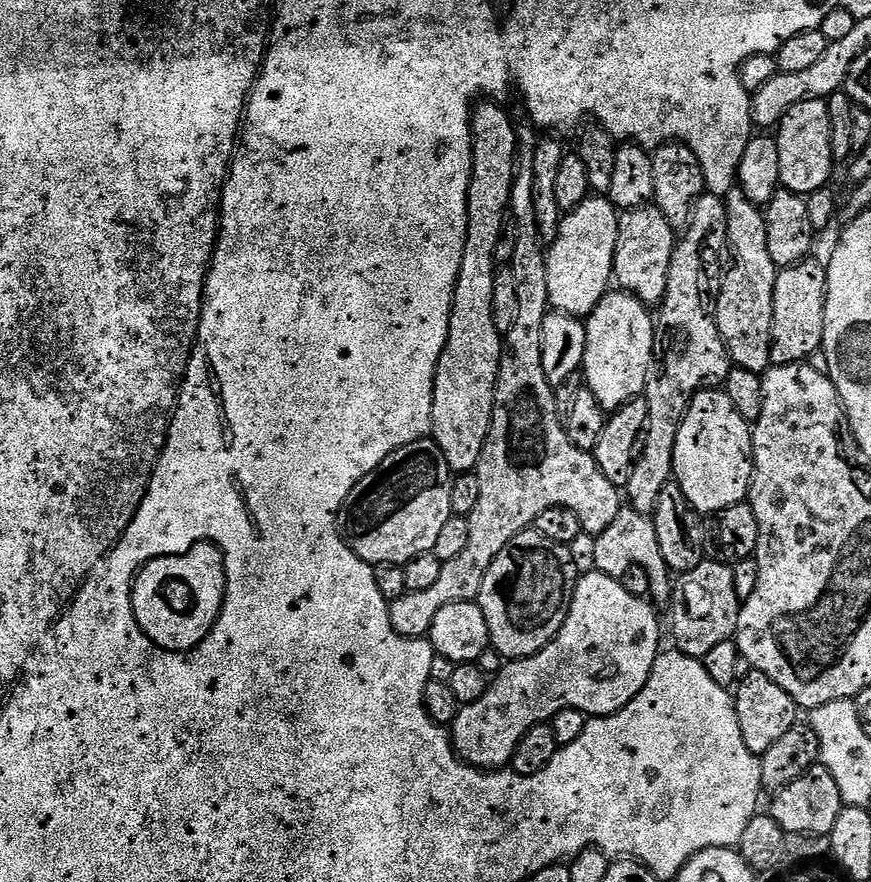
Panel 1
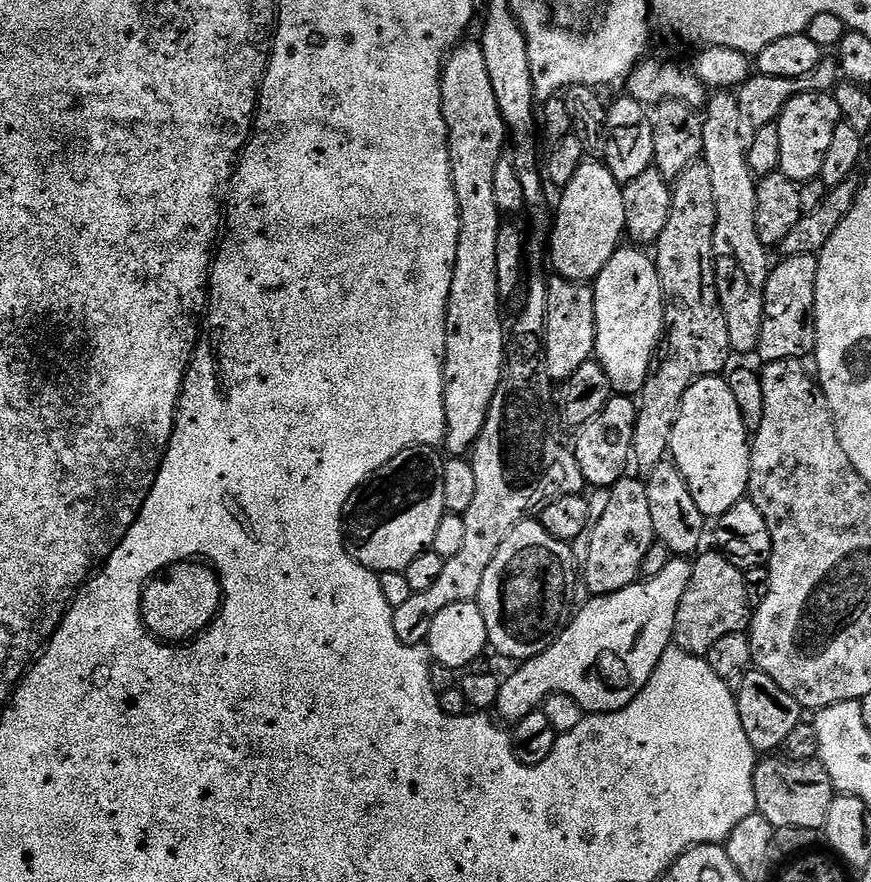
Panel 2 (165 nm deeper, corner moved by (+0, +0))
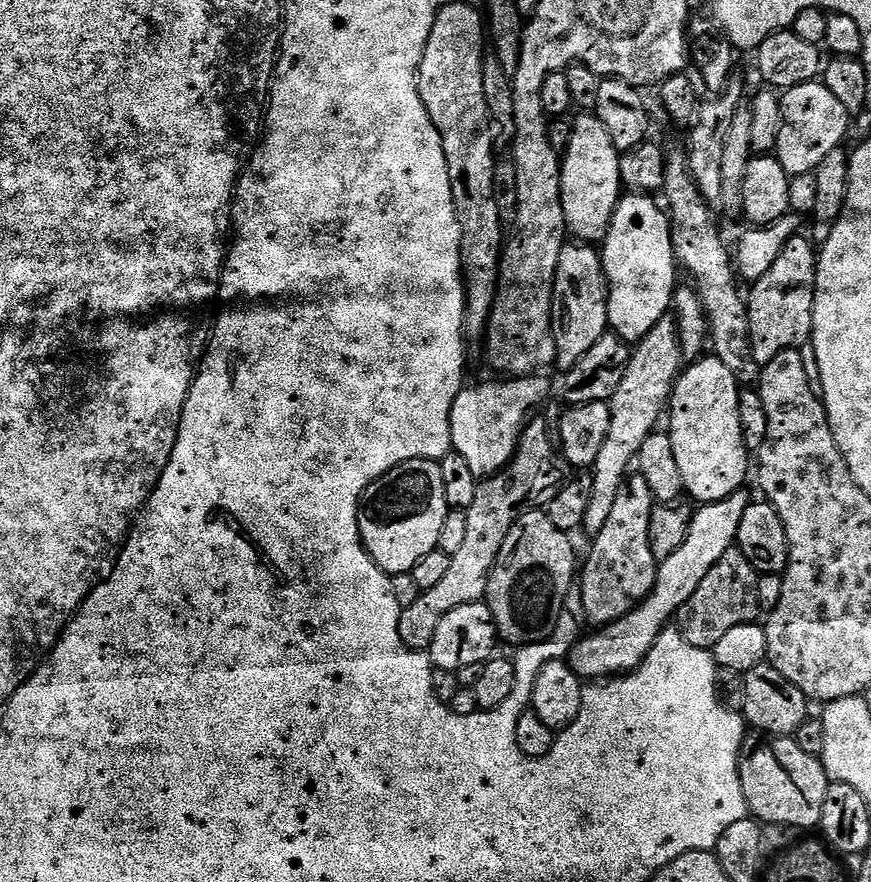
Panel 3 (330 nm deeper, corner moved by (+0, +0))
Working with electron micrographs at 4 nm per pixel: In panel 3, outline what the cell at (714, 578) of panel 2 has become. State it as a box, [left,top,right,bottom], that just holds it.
[675,546,762,648]

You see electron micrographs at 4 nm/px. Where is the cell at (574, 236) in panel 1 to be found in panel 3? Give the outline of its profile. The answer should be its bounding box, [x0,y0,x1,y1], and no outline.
[560,114,622,242]

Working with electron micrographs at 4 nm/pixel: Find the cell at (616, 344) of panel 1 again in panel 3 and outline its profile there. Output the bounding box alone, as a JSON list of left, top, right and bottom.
[602,194,678,342]

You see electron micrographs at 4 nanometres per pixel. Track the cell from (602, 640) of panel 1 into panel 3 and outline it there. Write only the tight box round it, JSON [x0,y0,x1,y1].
[570,490,750,682]

